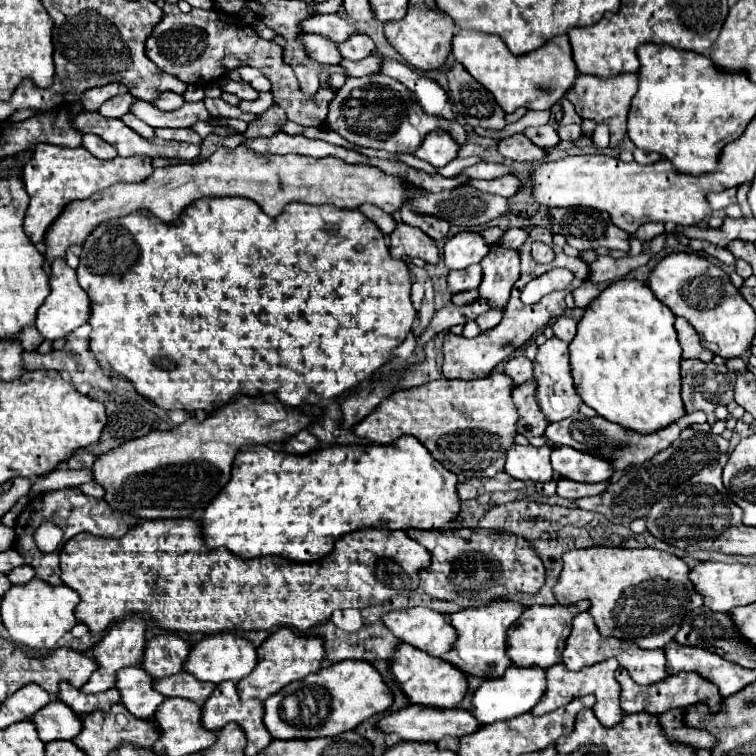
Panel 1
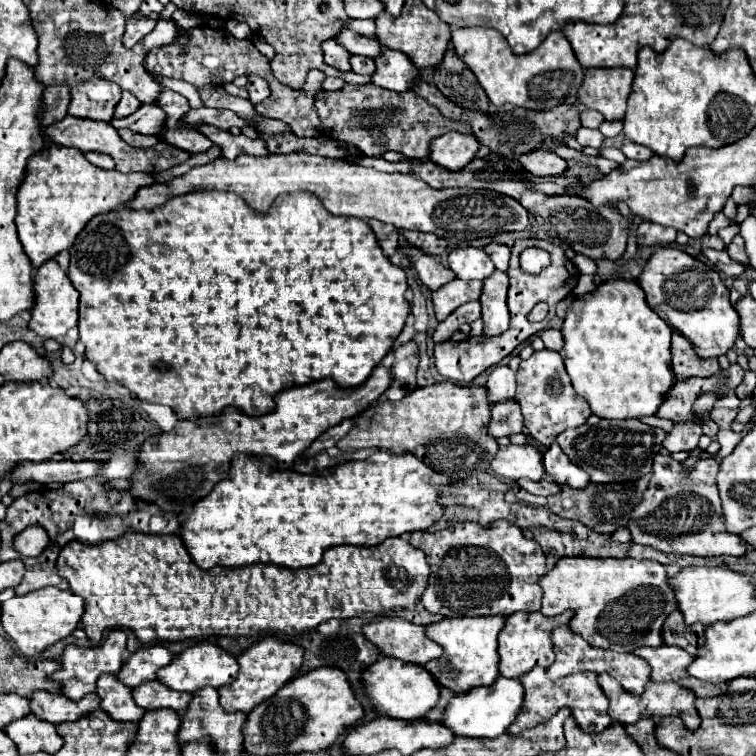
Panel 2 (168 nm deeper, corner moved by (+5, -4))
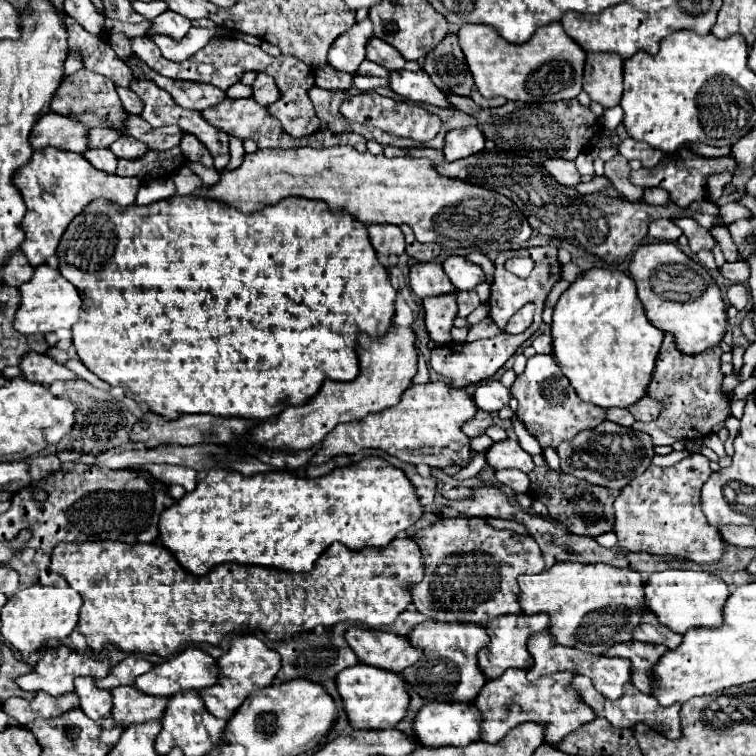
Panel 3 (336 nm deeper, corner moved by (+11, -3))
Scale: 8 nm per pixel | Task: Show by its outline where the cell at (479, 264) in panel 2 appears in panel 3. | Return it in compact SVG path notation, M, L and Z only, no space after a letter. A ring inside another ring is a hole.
M451 255L445 259L443 263L443 269L445 273L449 275L451 283L459 289L459 291L471 291L477 283L483 283L485 281L485 275L483 275L483 269L475 263L471 263L467 257L463 255Z

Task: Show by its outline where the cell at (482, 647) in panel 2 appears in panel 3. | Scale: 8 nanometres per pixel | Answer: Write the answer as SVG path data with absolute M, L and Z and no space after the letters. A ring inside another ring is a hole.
M423 621L411 633L409 641L423 649L419 671L403 671L407 683L425 699L437 701L473 701L479 689L485 685L487 677L483 675L477 653L489 645L489 637L483 625L461 625L461 623L439 623Z

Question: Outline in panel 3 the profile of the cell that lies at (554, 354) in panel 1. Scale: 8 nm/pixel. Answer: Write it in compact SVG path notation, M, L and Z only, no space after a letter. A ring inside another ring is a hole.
M553 355L531 357L527 361L525 371L515 377L511 395L519 401L517 417L521 419L525 429L533 437L537 437L543 449L557 447L561 441L575 437L581 429L593 429L605 421L605 409L579 401L579 397L575 395L575 389L571 387L569 379L561 373Z

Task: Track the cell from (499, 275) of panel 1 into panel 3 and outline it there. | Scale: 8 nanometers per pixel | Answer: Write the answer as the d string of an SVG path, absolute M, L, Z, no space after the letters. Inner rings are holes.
M485 317L481 323L477 323L477 325L469 331L467 341L475 341L475 339L489 339L489 337L495 337L497 333L501 333L501 331L497 329L497 325L493 325L493 321L489 321L489 319Z

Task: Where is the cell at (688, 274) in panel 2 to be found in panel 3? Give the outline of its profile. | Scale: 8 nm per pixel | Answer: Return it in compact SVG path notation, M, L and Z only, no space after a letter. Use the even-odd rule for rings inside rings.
M653 243L637 247L629 263L629 273L637 285L637 295L645 307L647 319L657 329L673 333L681 353L703 353L721 343L727 325L727 309L715 279L701 263L689 259L673 243Z

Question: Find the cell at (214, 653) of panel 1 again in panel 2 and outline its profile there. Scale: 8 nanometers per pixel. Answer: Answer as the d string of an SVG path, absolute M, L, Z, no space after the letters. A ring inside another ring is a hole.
M199 642L199 644L183 650L179 656L175 656L171 660L171 664L163 666L157 672L157 680L161 684L165 684L167 688L177 690L177 692L195 692L195 690L201 690L205 686L221 688L225 684L231 684L239 674L237 668L239 668L239 664L229 652L225 652L223 648L219 648L211 642Z

